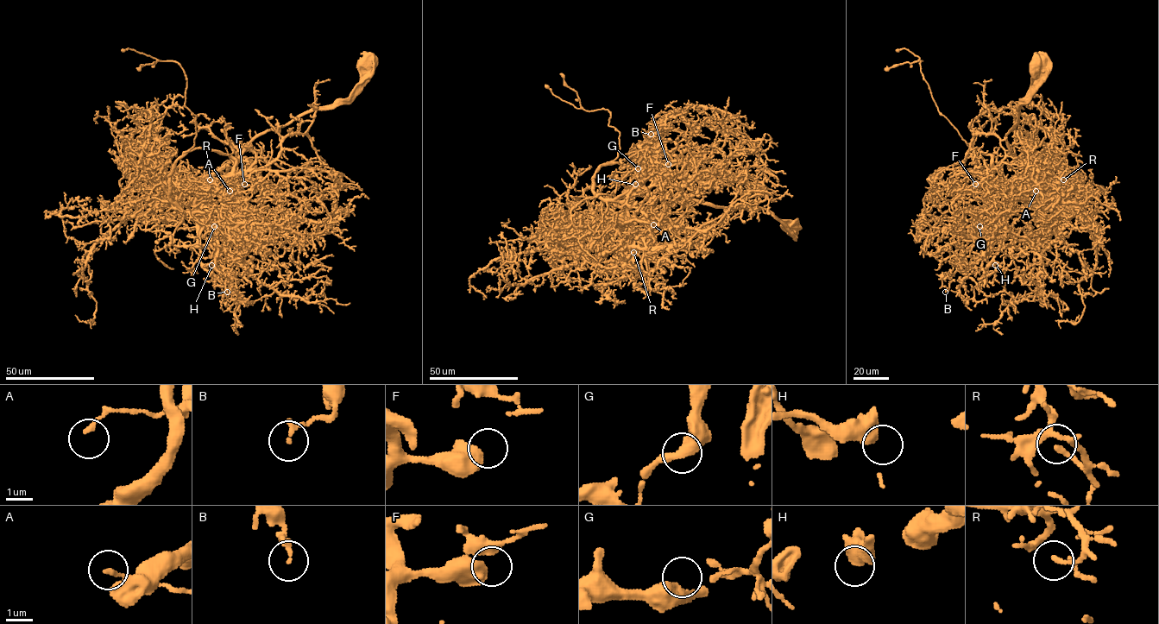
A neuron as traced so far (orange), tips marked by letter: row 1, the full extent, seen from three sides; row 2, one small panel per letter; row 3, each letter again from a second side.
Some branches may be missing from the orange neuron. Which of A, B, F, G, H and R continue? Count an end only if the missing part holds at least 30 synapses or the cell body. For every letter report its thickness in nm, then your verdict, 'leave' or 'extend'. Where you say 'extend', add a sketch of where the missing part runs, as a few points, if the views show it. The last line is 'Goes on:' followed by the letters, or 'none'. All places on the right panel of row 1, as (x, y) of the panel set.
A: 150 nm thick; leave
B: 160 nm thick; leave
F: 650 nm thick; leave
G: 480 nm thick; leave
H: 320 nm thick; leave
R: 170 nm thick; leave
Goes on: none

